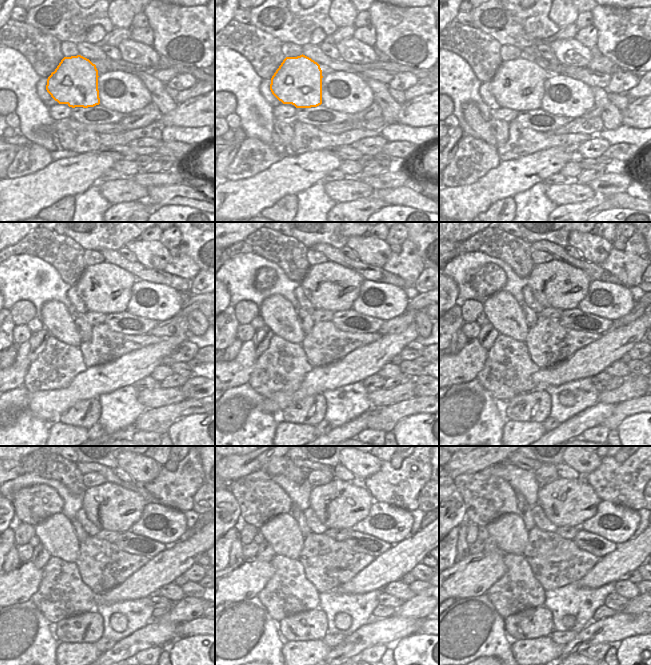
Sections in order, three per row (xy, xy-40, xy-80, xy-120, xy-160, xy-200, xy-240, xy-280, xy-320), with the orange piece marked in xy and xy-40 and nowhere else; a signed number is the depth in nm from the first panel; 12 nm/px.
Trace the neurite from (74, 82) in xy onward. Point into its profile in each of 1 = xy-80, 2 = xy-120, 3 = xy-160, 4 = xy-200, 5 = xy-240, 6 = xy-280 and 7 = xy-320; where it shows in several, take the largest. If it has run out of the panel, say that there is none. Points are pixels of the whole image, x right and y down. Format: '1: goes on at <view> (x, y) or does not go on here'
1: goes on at xy-80 (520, 81)
2: goes on at xy-120 (106, 288)
3: goes on at xy-160 (330, 286)
4: goes on at xy-200 (555, 284)
5: goes on at xy-240 (109, 506)
6: goes on at xy-280 (339, 504)
7: goes on at xy-320 (566, 503)

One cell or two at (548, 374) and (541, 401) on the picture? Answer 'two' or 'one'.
two

